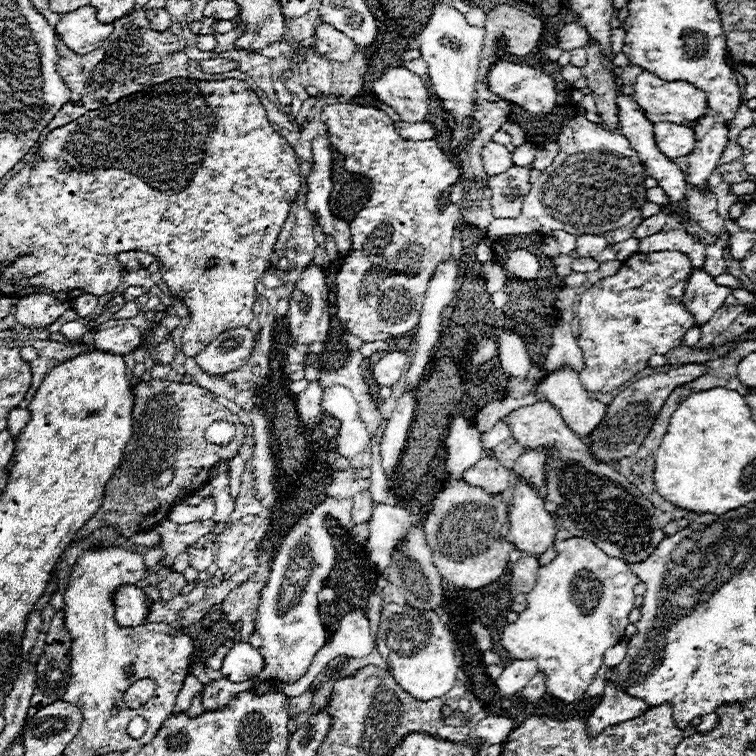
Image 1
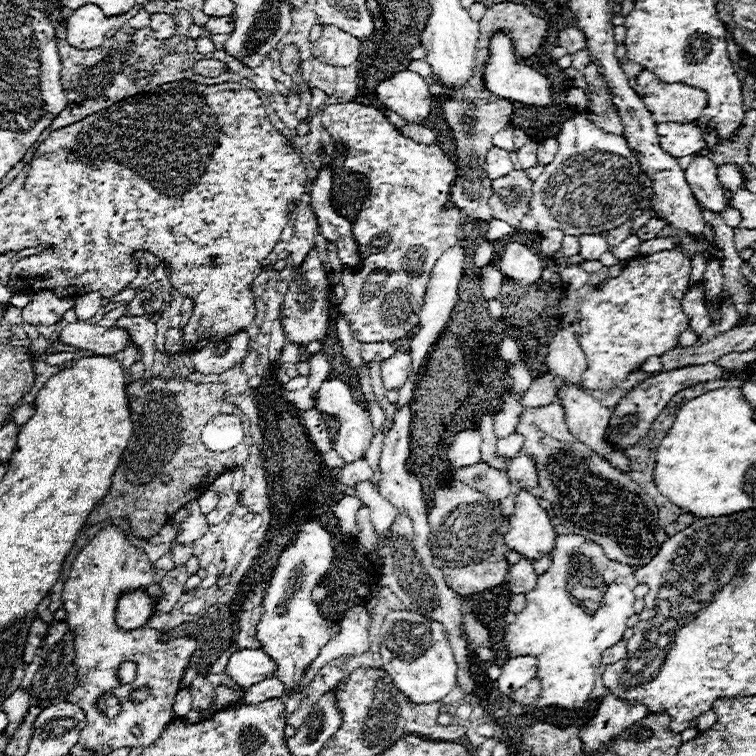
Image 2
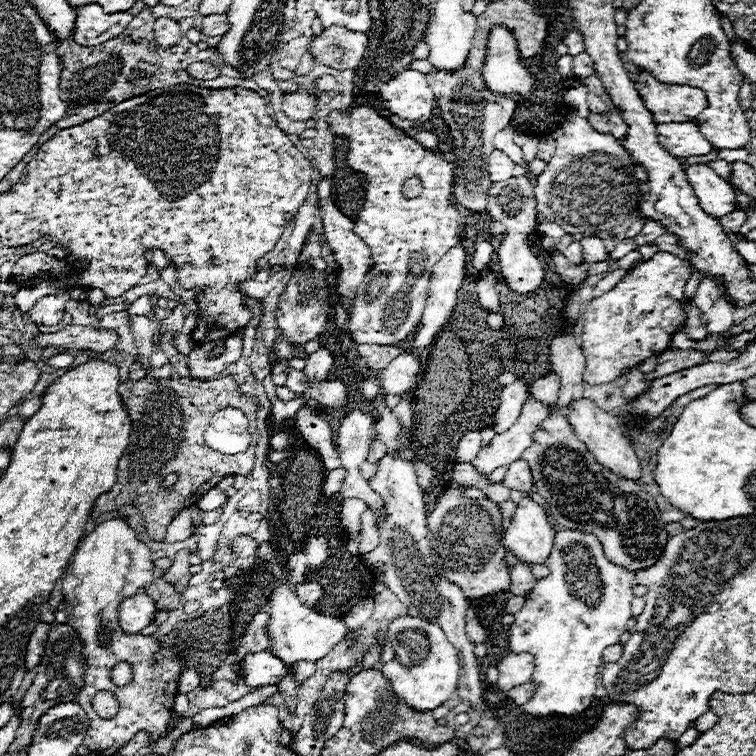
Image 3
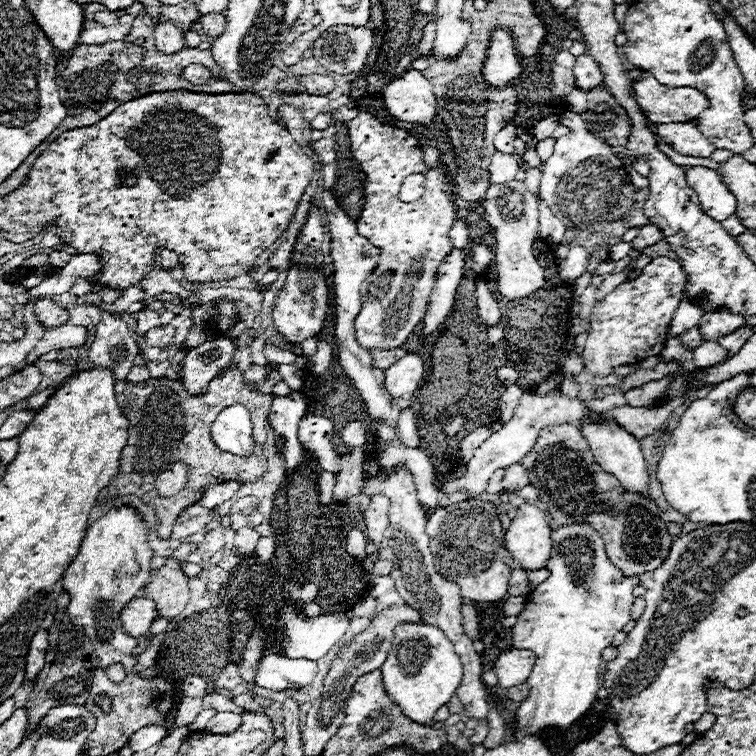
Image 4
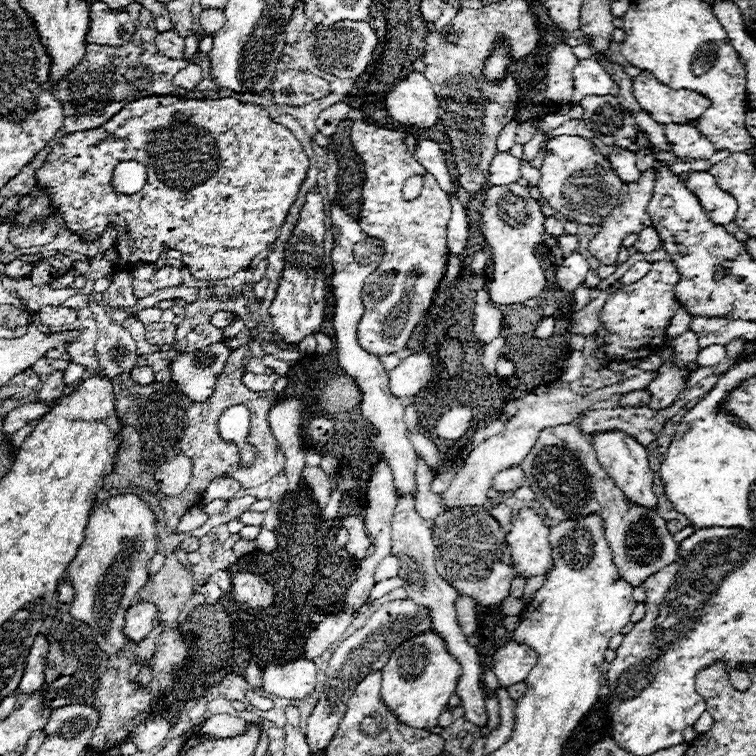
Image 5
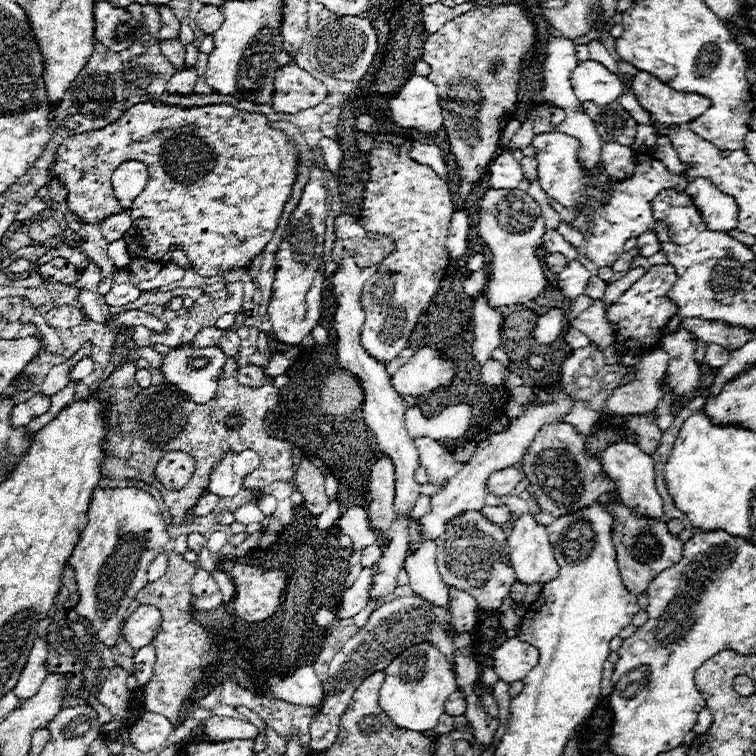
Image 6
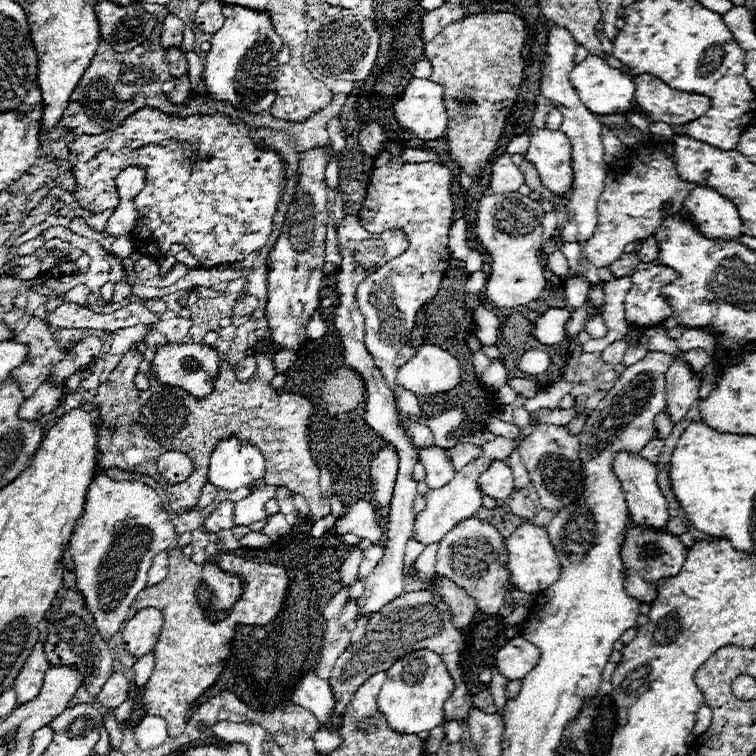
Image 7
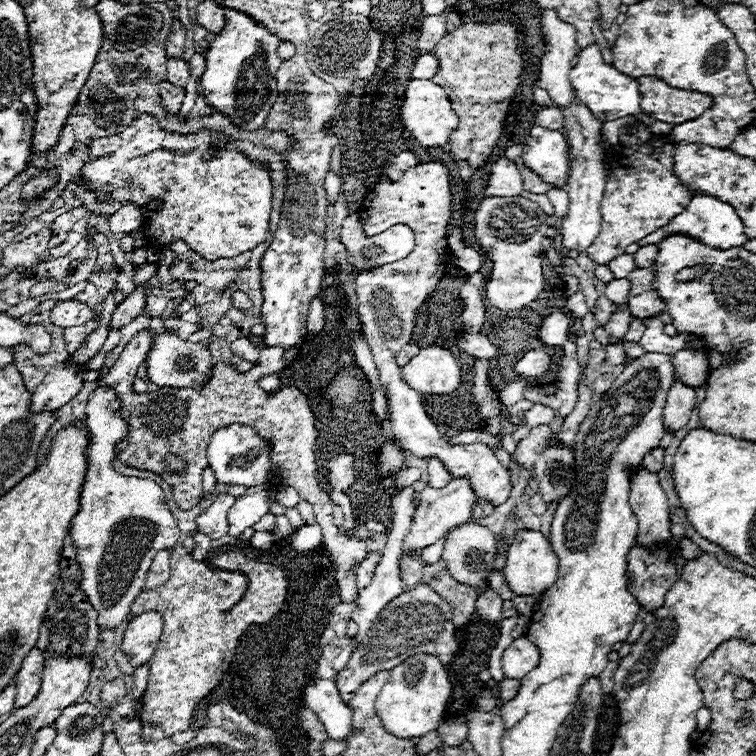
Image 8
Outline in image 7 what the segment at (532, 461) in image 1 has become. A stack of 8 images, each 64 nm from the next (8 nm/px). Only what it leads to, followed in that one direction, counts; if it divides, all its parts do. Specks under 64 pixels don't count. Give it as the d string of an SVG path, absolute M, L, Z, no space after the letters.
M494 462L482 476L480 488L492 498L508 498L514 492L514 472L504 462Z

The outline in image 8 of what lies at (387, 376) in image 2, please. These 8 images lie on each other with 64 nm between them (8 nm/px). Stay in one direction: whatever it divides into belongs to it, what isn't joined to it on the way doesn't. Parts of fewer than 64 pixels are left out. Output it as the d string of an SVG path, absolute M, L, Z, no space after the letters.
M424 346L402 366L402 380L422 394L450 394L458 388L458 360L440 346Z

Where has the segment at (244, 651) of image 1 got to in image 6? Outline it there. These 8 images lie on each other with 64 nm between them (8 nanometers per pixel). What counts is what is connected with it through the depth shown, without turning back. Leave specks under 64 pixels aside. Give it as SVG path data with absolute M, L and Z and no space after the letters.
M300 664L288 676L268 674L266 686L278 700L286 700L292 704L320 708L324 698L324 688L316 678L312 664Z

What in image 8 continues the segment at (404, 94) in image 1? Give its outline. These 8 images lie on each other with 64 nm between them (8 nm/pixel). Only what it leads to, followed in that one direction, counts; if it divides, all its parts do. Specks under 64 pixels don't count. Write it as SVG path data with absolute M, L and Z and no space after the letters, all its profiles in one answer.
M410 80L406 86L406 96L400 108L400 120L402 124L412 132L412 136L422 144L422 146L444 146L448 144L450 132L458 126L458 118L454 110L450 108L450 100L446 92L434 84L432 80Z

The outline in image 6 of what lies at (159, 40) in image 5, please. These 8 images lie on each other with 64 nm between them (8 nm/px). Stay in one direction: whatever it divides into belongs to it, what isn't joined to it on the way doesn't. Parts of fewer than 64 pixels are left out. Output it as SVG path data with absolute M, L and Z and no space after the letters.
M178 38L176 40L162 40L158 46L160 46L162 54L168 58L168 62L178 66L180 70L184 68L184 44Z

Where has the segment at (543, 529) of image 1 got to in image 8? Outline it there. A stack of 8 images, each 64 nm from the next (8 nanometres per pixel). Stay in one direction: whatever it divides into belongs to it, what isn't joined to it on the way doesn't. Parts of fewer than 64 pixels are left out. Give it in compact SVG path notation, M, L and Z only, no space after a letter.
M528 528L518 530L508 546L506 558L508 560L506 560L506 566L502 572L504 572L506 584L514 590L514 594L520 594L520 596L542 594L558 578L558 558L554 554L550 542L538 530L528 530Z

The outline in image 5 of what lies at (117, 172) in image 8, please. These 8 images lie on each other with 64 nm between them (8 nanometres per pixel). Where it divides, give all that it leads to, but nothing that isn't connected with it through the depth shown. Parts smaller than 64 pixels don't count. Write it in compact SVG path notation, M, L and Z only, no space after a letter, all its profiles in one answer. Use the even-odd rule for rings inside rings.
M148 96L148 98L140 98L134 102L128 102L118 114L114 114L108 122L104 122L98 128L90 128L90 130L82 130L82 132L70 132L66 136L60 138L60 142L56 146L52 146L52 152L48 154L46 162L36 170L36 184L40 186L42 194L50 196L50 204L52 210L56 210L56 214L62 214L64 218L64 226L68 232L78 234L86 240L96 240L102 236L102 232L112 224L118 228L118 236L114 240L114 248L120 256L120 266L134 266L138 262L156 262L166 250L178 250L184 256L184 266L190 270L190 274L198 280L222 280L222 278L230 278L232 274L246 270L252 262L252 258L256 254L260 254L262 250L266 250L280 234L282 224L288 216L290 206L296 202L296 196L300 192L302 182L306 180L310 168L310 160L304 154L300 142L294 138L294 134L284 128L282 124L274 124L274 120L268 116L268 112L262 106L250 104L250 102L238 102L236 98L218 98L218 100L184 100L184 98L176 98L176 96ZM126 160L134 160L134 162L142 162L146 166L148 172L148 180L144 184L144 188L132 196L126 194L118 194L114 192L112 186L112 174L114 168L120 162Z

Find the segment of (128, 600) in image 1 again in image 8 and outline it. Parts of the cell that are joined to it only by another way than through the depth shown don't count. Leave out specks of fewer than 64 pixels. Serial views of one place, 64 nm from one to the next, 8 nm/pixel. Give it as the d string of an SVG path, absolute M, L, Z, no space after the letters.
M144 612L132 618L128 622L124 640L122 640L122 650L128 654L134 666L140 666L148 662L156 650L156 644L160 642L162 636L162 614L160 612Z

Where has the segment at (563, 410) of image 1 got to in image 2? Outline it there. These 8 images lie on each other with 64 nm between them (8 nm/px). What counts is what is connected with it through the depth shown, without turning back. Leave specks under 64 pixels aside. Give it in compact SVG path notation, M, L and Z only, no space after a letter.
M562 384L556 392L556 398L560 400L562 408L564 408L564 418L568 422L568 428L572 430L572 434L576 434L576 438L580 438L580 442L584 442L586 446L590 446L592 450L596 450L604 460L608 460L612 466L616 466L618 470L622 472L628 472L628 458L624 452L618 452L618 450L612 450L612 444L604 440L604 434L606 434L606 428L608 428L608 420L610 420L610 414L612 410L610 408L604 408L596 398L592 398L590 394L586 394L580 386L576 384Z

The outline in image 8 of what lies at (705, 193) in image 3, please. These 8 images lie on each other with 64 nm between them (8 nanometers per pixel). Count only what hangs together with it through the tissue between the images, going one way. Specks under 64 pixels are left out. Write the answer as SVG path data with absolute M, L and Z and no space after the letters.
M694 194L692 202L686 206L686 210L682 214L672 218L672 222L668 222L668 226L656 230L656 234L648 234L648 238L642 238L640 246L658 244L664 236L674 234L674 232L686 232L688 236L692 236L708 246L716 246L716 248L724 248L724 250L732 248L732 246L744 246L744 242L748 240L748 236L744 234L742 220L738 218L736 210L730 204L726 204L714 196L708 196L708 194Z

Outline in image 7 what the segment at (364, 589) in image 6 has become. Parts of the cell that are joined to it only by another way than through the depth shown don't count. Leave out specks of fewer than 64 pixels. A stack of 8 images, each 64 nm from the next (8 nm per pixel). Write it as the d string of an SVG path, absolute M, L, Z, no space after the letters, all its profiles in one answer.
M348 598L348 602L346 602L346 606L344 606L344 612L342 612L342 616L340 616L339 621L342 628L345 628L348 620L354 620L356 618L356 614L358 614L358 598Z

